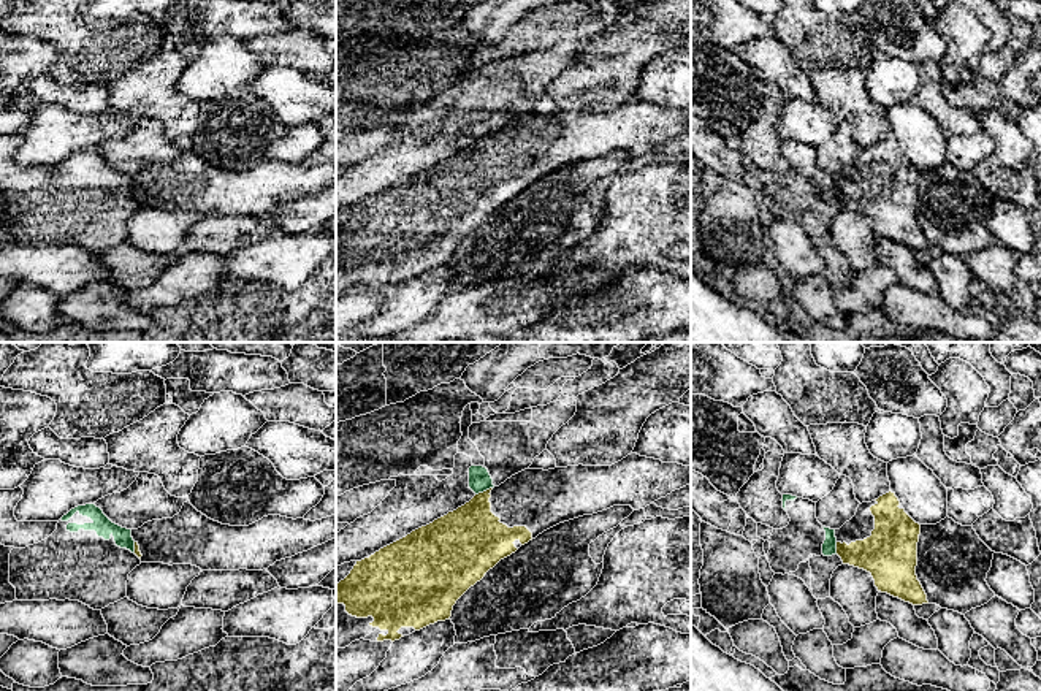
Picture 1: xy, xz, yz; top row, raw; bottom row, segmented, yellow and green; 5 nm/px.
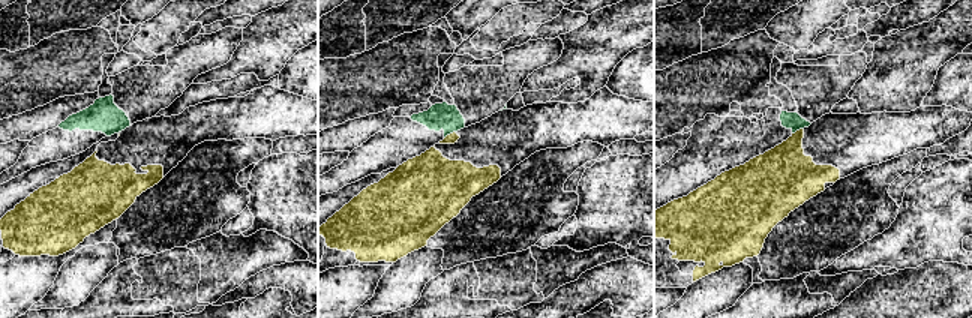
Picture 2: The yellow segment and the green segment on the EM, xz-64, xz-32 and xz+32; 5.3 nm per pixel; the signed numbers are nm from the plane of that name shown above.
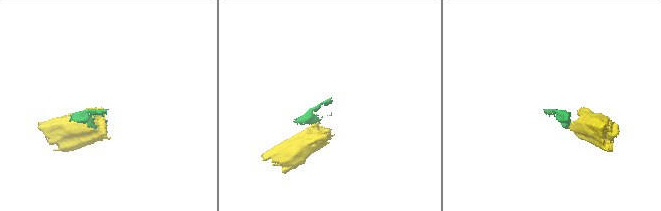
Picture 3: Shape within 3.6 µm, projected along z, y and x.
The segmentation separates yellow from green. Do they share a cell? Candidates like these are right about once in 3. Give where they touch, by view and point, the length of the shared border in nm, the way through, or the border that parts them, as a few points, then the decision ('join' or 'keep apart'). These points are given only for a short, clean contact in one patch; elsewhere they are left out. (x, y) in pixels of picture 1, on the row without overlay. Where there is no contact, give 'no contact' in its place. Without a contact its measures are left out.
contact xz (484, 137); length 100 nm; border xz (491, 132), (476, 140); keep apart

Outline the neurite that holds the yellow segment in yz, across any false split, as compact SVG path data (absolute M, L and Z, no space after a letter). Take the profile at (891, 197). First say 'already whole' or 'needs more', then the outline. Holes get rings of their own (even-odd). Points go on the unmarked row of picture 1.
needs more; M892 136L859 149L856 160L835 174L837 200L843 209L870 217L878 236L913 250L929 249L916 220L921 170L898 151Z

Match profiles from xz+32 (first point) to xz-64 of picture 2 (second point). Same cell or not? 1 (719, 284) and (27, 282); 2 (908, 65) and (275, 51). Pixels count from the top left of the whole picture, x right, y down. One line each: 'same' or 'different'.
1: different
2: same

